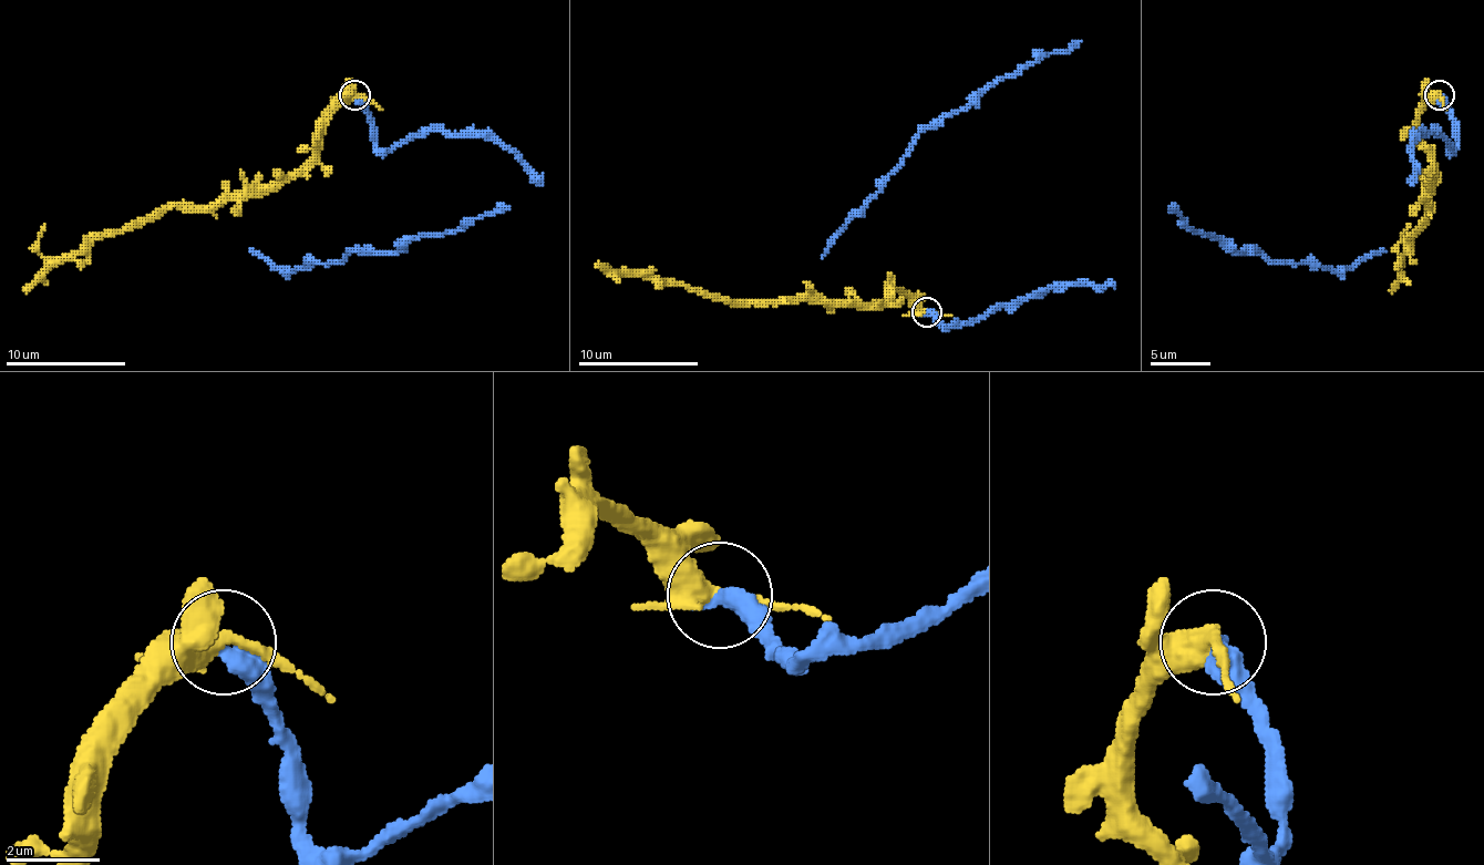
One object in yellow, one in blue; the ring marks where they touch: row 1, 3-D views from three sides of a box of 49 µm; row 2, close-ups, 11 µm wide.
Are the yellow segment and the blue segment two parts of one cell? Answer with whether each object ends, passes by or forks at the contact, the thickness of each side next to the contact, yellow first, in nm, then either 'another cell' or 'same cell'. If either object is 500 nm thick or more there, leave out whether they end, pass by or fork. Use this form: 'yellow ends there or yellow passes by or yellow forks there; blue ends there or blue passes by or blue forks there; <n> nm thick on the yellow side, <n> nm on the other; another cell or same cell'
yellow forks there; blue ends there; 360 nm thick on the yellow side, 480 nm on the other; another cell

